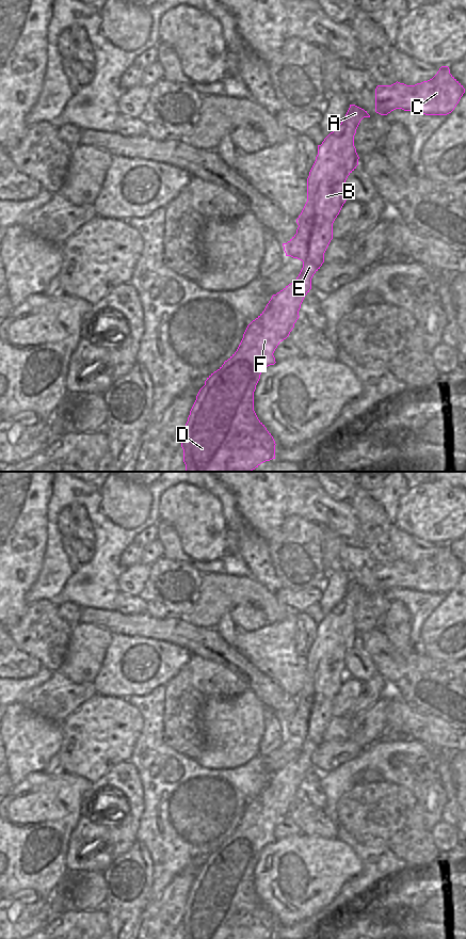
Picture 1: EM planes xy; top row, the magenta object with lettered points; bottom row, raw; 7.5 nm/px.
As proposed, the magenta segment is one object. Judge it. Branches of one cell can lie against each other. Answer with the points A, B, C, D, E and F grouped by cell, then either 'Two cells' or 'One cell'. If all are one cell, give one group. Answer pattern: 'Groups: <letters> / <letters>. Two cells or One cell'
Groups: A B C D E F. One cell.

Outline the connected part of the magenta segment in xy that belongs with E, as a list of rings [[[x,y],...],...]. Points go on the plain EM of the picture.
[[[350,583],[343,599],[318,623],[318,633],[307,656],[307,680],[296,697],[296,712],[283,721],[286,734],[303,739],[299,754],[283,768],[273,773],[264,789],[246,806],[237,829],[205,859],[190,889],[186,910],[181,919],[183,939],[270,939],[275,937],[275,919],[254,889],[254,870],[262,848],[274,843],[273,833],[280,819],[286,817],[299,797],[299,789],[305,774],[311,767],[311,757],[324,741],[324,731],[333,717],[333,701],[339,693],[346,675],[346,658],[358,643],[358,633],[354,624],[356,607],[364,595],[370,593],[364,587]]]

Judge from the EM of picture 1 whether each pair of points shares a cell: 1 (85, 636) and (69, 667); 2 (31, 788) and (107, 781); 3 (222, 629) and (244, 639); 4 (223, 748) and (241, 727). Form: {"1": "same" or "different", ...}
{"1": "same", "2": "different", "3": "different", "4": "same"}

